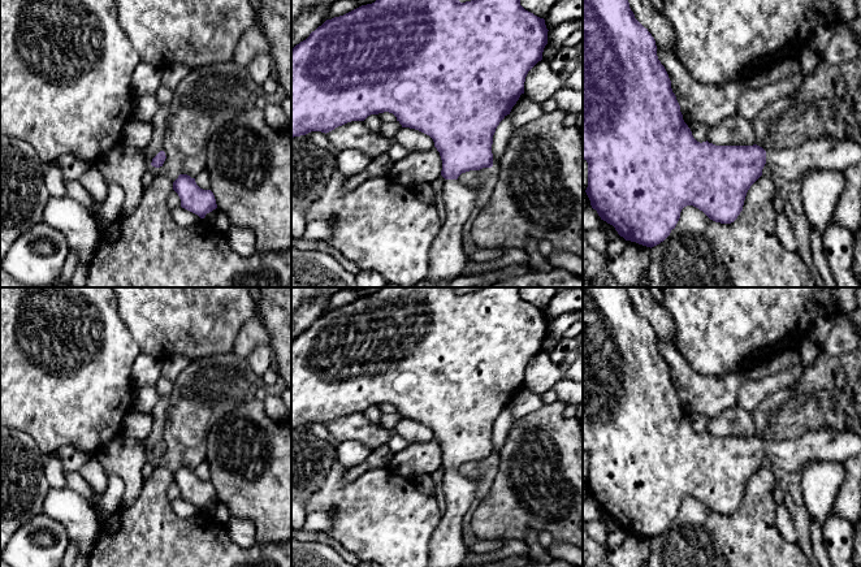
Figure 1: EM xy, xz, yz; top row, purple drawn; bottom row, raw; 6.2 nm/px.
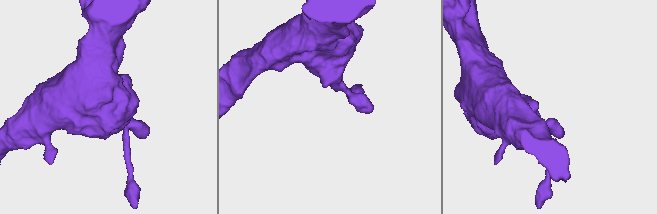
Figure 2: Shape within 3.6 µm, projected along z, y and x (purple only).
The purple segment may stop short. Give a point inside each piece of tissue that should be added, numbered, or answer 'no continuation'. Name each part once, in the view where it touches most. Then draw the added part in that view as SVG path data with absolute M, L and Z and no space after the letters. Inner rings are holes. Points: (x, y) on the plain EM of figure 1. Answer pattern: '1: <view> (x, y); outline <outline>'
1: yz (823, 441); outline M826 420L814 423L801 437L766 442L770 463L784 472L801 472L814 460L845 463L861 453L861 434Z

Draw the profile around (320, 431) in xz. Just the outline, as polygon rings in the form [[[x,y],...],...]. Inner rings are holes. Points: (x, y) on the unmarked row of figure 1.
[[[311,423],[308,425],[306,425],[307,429],[316,436],[320,440],[324,440],[326,442],[329,442],[334,449],[338,447],[339,441],[337,441],[329,432],[328,427],[325,424],[321,423]]]

